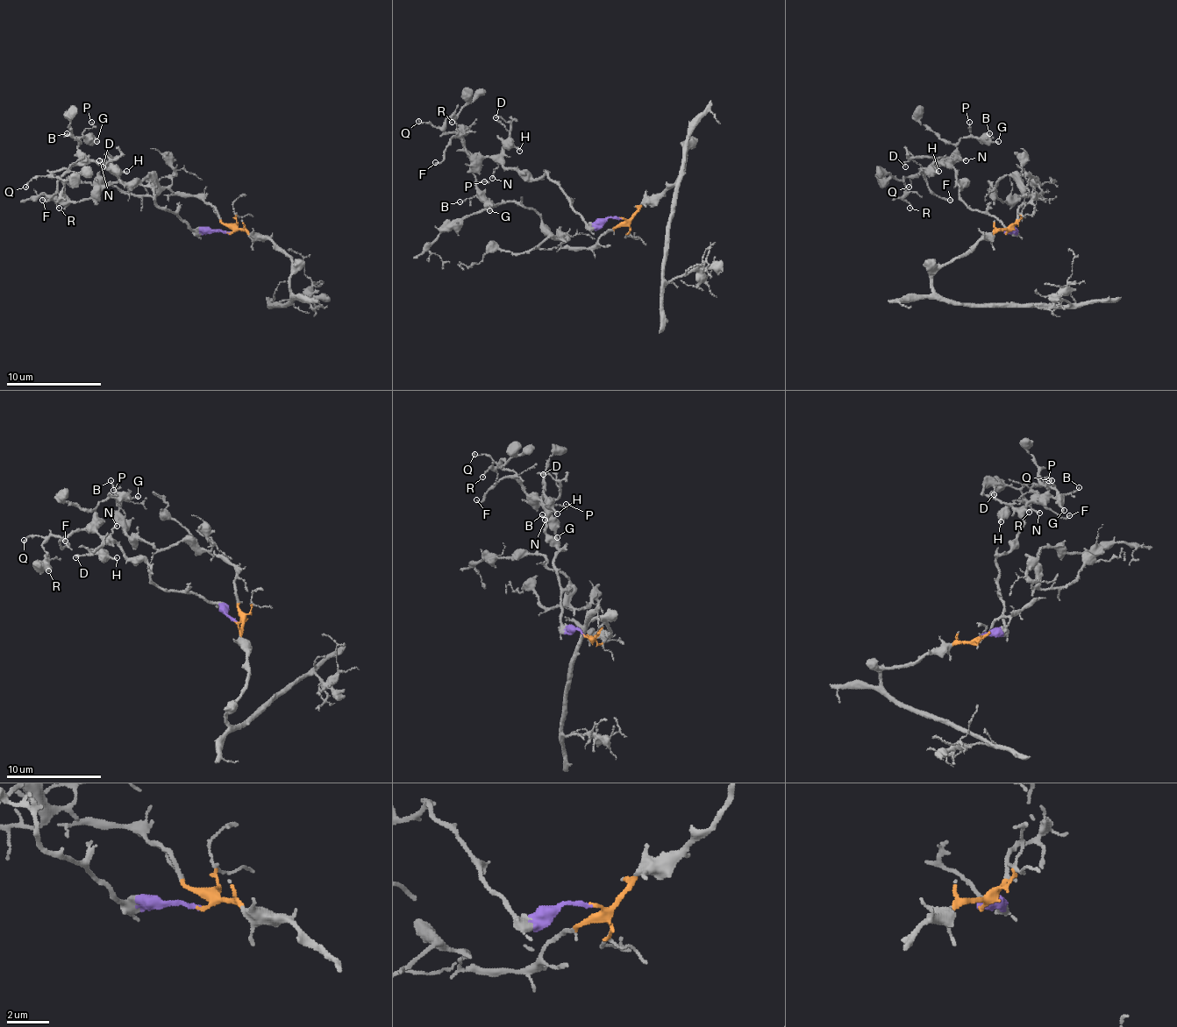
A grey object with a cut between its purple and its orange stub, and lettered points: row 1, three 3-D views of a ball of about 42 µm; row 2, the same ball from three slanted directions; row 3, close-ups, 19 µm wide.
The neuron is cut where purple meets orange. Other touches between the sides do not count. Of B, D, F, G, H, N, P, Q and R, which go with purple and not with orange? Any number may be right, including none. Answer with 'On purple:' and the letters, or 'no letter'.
On purple: B, D, F, G, H, N, P, Q, R

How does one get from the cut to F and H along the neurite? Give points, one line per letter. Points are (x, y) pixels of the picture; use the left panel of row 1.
F: (226, 232), (196, 230), (160, 206), (150, 187), (121, 182), (95, 161), (78, 161), (52, 196), (43, 199)
H: (226, 232), (193, 230), (176, 213), (160, 206), (150, 187), (121, 182), (110, 170), (110, 163), (126, 170)

